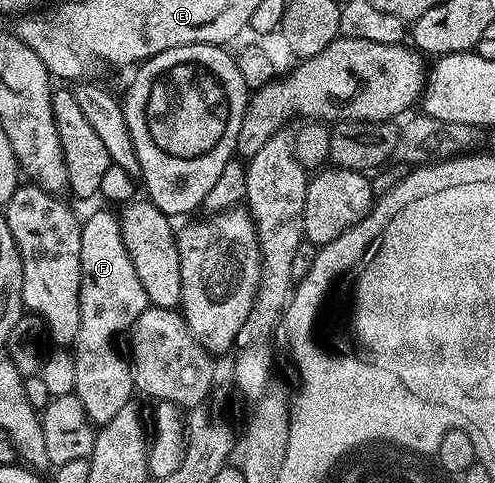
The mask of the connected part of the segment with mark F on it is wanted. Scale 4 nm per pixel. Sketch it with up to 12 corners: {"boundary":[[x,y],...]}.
{"boundary":[[119,218],[81,223],[73,393],[96,425],[132,402],[115,342],[149,306]]}

